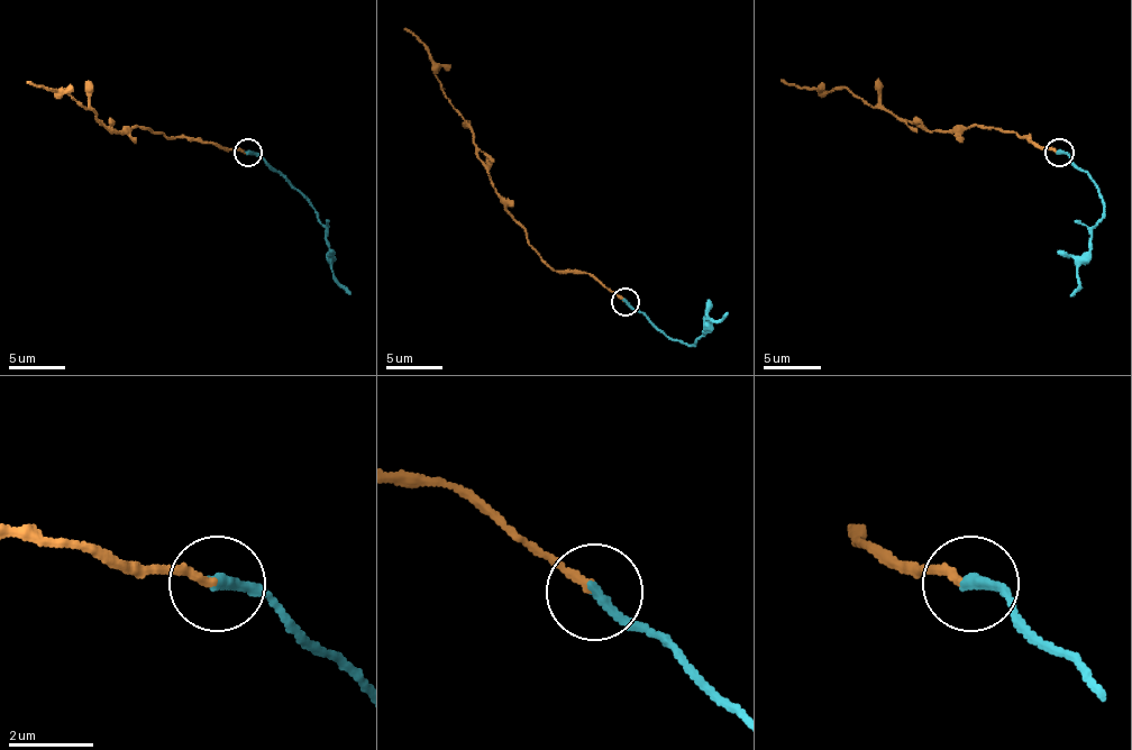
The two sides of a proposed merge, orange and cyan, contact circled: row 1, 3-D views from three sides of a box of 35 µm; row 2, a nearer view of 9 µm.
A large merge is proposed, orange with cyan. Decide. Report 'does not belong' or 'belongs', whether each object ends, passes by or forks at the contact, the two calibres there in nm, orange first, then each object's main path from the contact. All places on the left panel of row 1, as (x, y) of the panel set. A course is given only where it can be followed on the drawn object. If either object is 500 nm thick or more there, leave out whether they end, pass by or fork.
does not belong; orange ends there; cyan ends there; 190 nm thick on the orange side, 280 nm on the other; orange runs (247, 152), (210, 140), (177, 138), (149, 129), (129, 127), (112, 133), (93, 110), (67, 90), (26, 82); cyan runs (247, 152), (281, 174), (309, 202), (326, 230), (331, 273), (350, 295)

